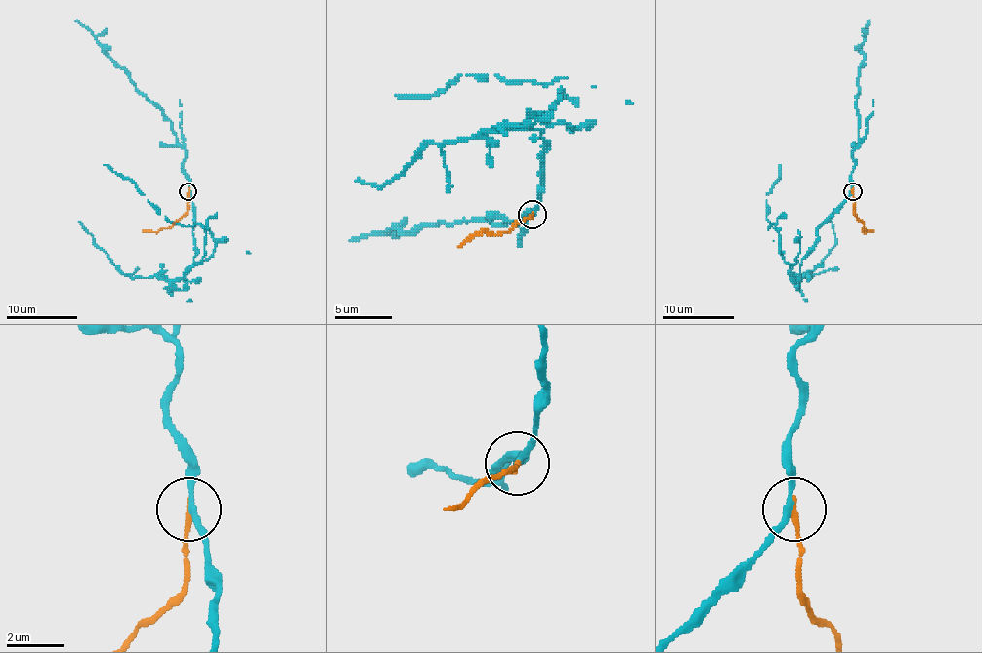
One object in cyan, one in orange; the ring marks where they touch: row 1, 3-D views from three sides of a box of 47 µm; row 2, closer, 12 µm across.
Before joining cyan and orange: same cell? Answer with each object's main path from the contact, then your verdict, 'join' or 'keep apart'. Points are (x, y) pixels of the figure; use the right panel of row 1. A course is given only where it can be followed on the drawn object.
course cyan (853, 191), (818, 230), (816, 246), (791, 265), (766, 214), (766, 194), (777, 183), (779, 165); course orange (853, 191), (855, 211), (866, 231), (873, 230); keep apart

